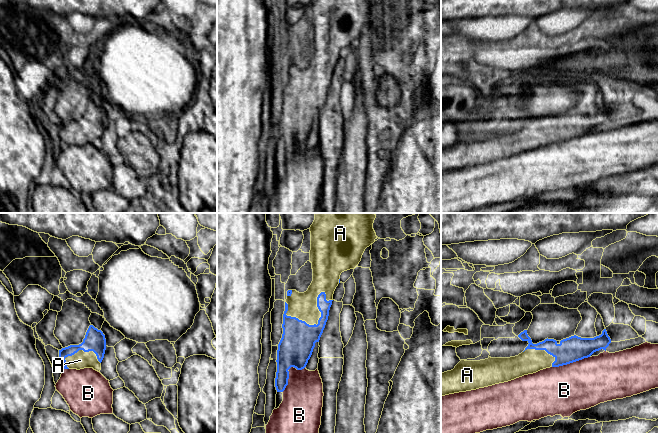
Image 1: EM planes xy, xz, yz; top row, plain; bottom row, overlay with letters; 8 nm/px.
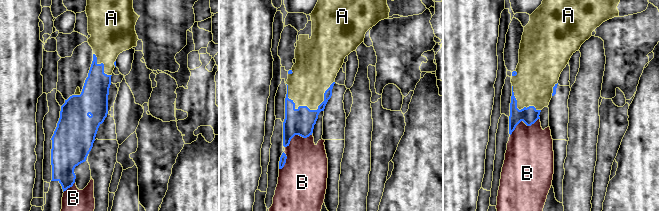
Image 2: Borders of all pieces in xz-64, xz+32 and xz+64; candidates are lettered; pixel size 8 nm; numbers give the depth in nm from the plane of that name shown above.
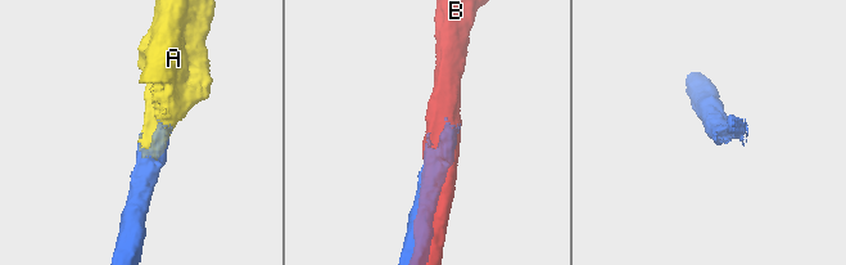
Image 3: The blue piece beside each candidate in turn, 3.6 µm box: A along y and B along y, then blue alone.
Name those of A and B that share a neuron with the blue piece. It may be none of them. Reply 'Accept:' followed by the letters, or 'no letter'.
Accept: A

